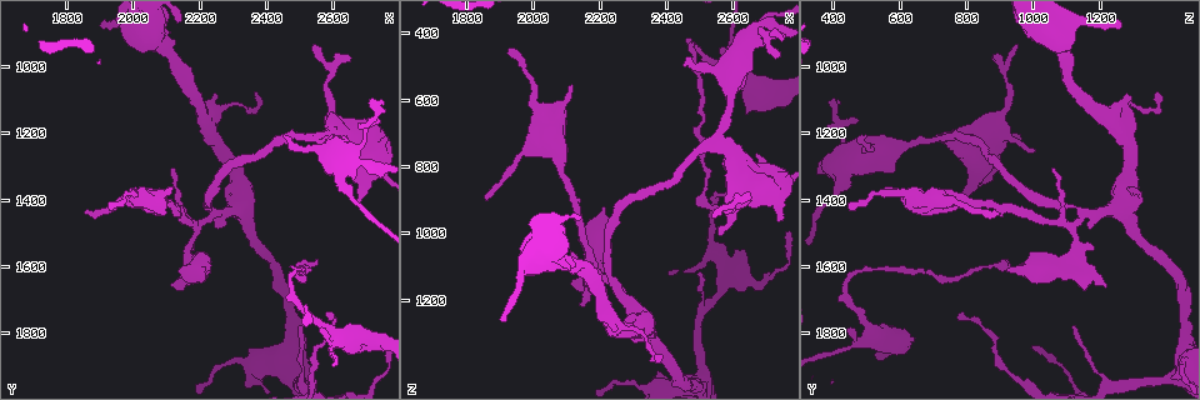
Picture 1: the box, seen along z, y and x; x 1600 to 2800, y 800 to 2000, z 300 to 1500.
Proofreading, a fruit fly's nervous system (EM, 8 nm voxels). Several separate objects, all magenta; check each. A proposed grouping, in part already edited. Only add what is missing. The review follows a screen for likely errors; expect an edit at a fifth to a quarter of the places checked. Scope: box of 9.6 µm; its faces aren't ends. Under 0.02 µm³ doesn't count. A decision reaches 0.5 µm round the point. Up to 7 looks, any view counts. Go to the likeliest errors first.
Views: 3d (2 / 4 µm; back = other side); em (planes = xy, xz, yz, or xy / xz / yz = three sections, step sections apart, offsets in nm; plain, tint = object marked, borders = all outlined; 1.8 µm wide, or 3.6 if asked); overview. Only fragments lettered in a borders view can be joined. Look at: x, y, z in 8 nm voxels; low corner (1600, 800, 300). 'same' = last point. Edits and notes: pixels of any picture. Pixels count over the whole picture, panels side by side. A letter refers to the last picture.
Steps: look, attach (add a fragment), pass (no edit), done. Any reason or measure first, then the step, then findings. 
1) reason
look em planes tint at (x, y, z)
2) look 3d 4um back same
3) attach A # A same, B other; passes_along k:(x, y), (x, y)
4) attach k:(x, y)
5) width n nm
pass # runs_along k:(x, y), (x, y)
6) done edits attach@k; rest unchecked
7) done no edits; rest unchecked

free end
look em xz step 8 tint at (2710, 1100, 400)

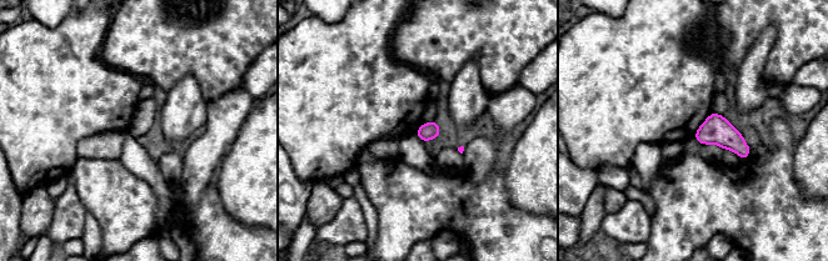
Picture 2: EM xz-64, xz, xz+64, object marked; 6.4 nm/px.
look em planes borders same

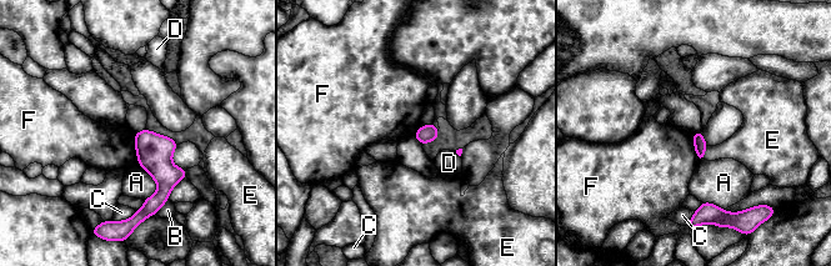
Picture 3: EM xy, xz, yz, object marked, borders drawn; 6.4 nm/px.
pass # A other, B other, C other, D other, E other, F other; border 3:(134, 132), (134, 147), (139, 164); none of them fits

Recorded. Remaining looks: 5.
free end
look em yz step 4 tint at (1900, 880, 1260)

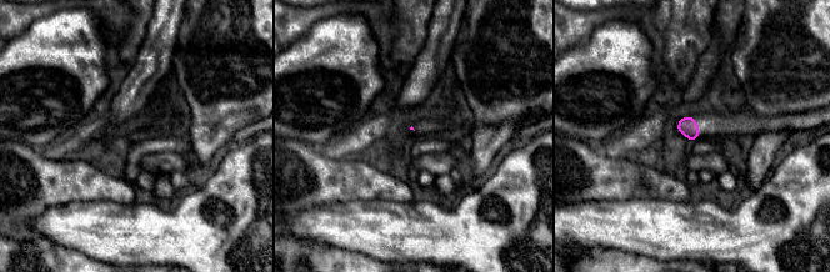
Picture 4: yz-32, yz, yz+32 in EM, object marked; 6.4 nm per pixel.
look em xz step 8 borders same

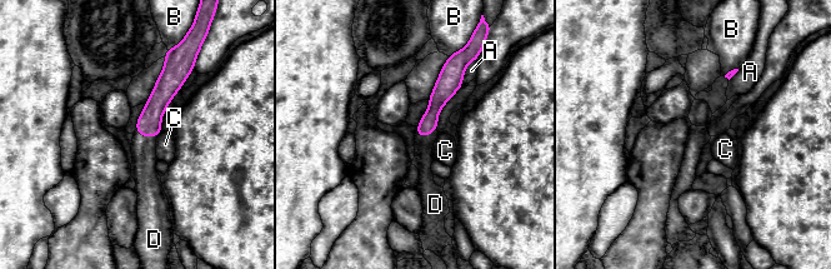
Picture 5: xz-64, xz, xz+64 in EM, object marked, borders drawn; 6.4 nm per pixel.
attach 5:(143, 148) # A other, B other, C other, D same; passes_along 5:(149, 124), (146, 135), (143, 148); the neuron continues

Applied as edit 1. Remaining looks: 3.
look overview

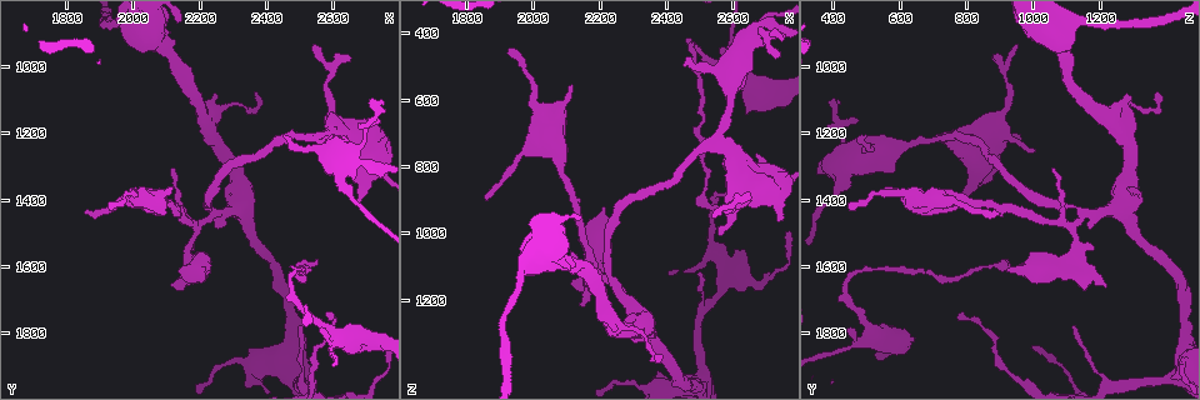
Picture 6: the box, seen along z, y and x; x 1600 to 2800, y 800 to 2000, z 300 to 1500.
free end
look 3d 4um at (2740, 1220, 960)

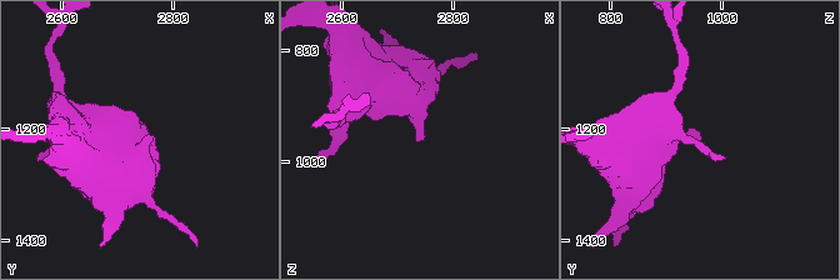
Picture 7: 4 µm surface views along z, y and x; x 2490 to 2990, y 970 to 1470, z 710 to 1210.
shape alone is not enough
look em planes borders at (2735, 1215, 965)

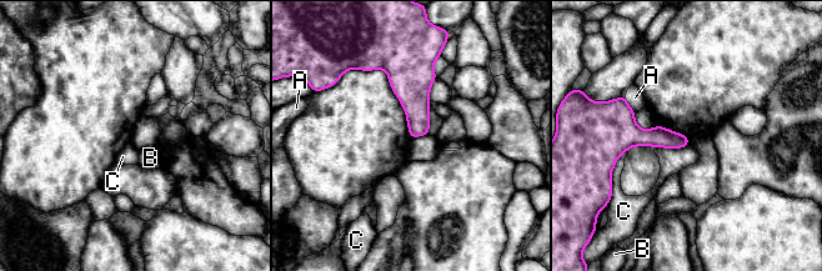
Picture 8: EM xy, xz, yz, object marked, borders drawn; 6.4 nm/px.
longest_contact C 220 nm
pass # A other, B other, C other; runs_along 8:(616, 134), (685, 141); none of them fits

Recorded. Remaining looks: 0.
done edits attach@5; rest unchecked

